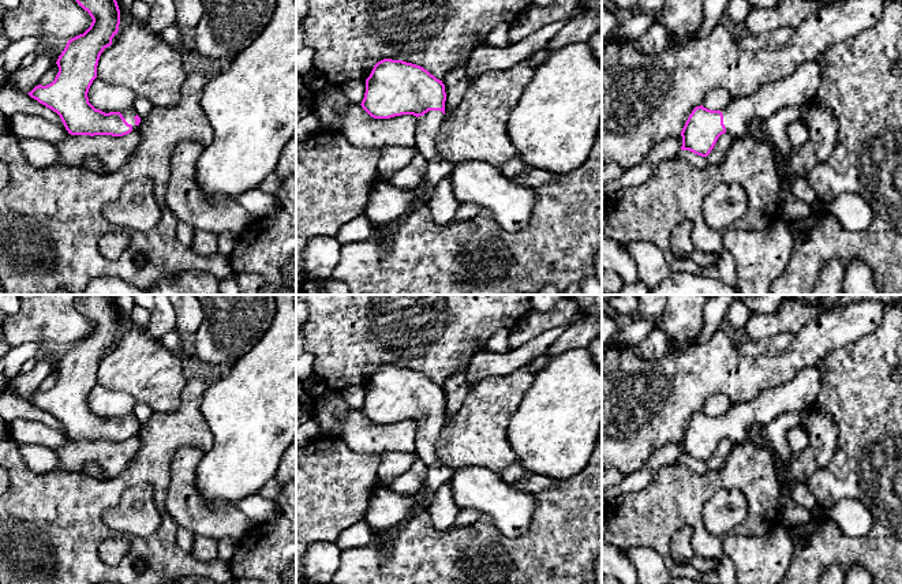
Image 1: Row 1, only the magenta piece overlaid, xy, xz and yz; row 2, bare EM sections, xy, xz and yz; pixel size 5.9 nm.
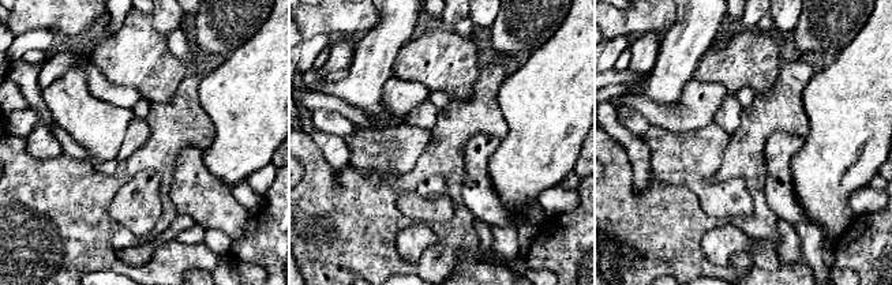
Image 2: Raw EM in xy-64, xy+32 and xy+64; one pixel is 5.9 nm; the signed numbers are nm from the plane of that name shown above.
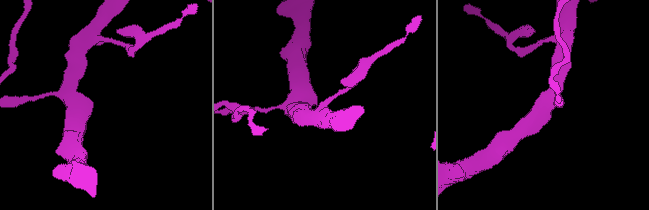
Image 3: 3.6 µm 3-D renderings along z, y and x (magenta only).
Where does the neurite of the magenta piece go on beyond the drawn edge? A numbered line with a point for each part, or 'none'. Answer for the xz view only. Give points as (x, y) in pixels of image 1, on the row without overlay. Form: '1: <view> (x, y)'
1: xz (429, 430)

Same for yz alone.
1: yz (800, 393)

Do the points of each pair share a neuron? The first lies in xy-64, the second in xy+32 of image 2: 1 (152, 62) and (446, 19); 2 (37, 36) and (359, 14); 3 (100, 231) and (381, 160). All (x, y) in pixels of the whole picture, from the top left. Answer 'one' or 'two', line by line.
1: two
2: two
3: two

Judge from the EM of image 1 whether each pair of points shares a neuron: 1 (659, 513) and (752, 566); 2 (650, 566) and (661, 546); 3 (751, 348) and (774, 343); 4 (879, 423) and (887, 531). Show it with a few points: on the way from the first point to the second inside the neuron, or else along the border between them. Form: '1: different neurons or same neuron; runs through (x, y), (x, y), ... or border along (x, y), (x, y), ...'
1: different neurons; border along (722, 536), (722, 553), (736, 569)
2: different neurons; border along (627, 547), (651, 547), (667, 569)
3: same neuron; runs through (756, 347), (768, 345)
4: same neuron; runs through (887, 450), (887, 504)

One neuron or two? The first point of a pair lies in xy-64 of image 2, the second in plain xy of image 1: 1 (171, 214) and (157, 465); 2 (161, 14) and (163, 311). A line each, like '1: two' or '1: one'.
1: one
2: one

